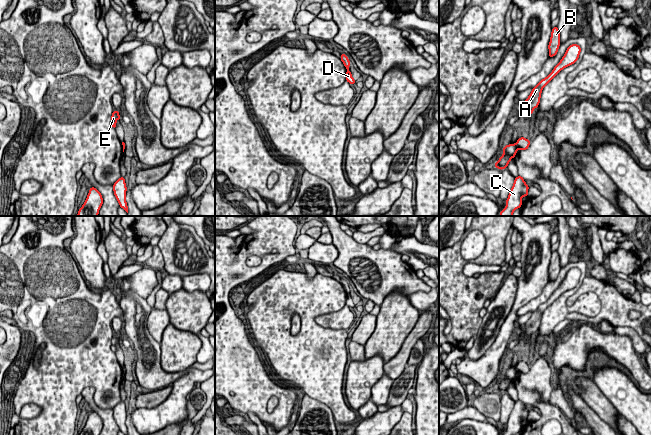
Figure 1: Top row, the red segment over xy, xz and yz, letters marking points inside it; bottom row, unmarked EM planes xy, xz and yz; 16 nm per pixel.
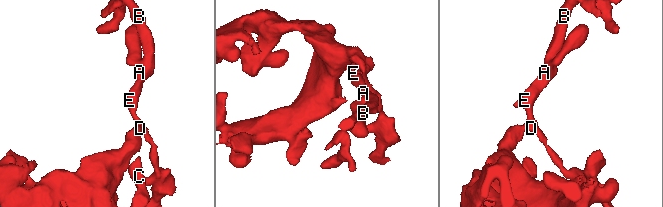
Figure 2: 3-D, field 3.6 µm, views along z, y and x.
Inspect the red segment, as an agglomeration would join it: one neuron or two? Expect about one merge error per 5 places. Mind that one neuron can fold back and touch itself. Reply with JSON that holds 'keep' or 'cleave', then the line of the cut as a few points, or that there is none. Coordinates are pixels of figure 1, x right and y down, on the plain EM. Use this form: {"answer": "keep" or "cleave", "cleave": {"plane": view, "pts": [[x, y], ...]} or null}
{"answer": "cleave", "cleave": {"plane": "yz", "pts": [[514, 368], [517, 372]]}}

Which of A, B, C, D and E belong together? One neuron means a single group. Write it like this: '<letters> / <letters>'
A B D E / C

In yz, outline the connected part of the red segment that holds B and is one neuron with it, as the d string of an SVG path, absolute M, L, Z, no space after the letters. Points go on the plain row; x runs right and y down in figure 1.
M556 250L552 252L550 266L548 269L548 273L549 273L548 281L555 280L558 276L559 270L560 270L560 257L558 251Z

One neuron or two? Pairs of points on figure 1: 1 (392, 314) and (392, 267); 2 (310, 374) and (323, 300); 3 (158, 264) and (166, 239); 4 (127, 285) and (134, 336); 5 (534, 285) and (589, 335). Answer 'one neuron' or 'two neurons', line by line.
1: two neurons
2: one neuron
3: two neurons
4: two neurons
5: two neurons

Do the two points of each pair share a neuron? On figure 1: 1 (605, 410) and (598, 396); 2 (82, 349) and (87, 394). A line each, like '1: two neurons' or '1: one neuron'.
1: one neuron
2: two neurons

